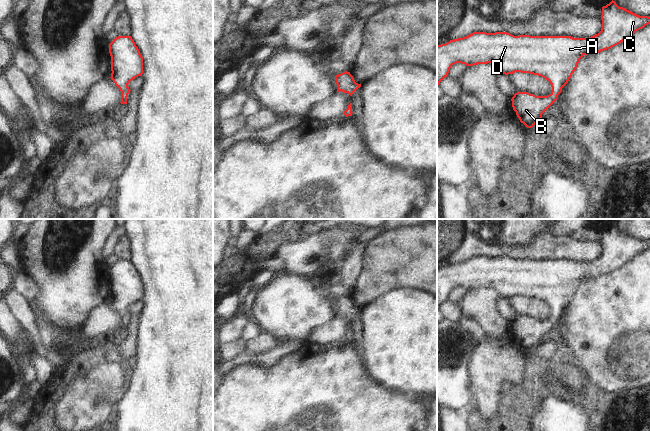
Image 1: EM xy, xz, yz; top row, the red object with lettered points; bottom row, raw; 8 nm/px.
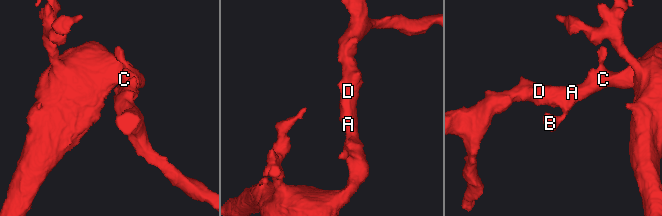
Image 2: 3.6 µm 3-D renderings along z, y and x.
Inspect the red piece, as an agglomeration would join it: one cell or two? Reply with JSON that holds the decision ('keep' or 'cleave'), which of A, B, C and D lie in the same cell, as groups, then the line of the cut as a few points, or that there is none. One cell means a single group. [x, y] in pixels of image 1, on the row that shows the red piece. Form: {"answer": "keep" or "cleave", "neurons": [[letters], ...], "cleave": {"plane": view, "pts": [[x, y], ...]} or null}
{"answer": "keep", "neurons": [["A", "B", "C", "D"]], "cleave": null}

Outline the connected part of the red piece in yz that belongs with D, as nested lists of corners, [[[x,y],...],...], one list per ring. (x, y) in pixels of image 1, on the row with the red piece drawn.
[[[613,0],[602,7],[601,19],[601,31],[590,38],[514,36],[507,32],[473,32],[466,37],[437,45],[437,86],[448,76],[451,66],[456,63],[465,64],[466,66],[492,63],[499,68],[501,74],[508,75],[521,72],[541,76],[551,84],[552,91],[549,95],[536,96],[528,92],[517,92],[511,99],[513,110],[520,122],[527,128],[532,128],[542,118],[542,114],[557,100],[562,88],[568,83],[578,66],[579,60],[584,55],[597,54],[610,49],[650,24],[650,16],[639,16],[623,7],[619,7]]]

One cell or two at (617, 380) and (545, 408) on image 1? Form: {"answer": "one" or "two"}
{"answer": "two"}

